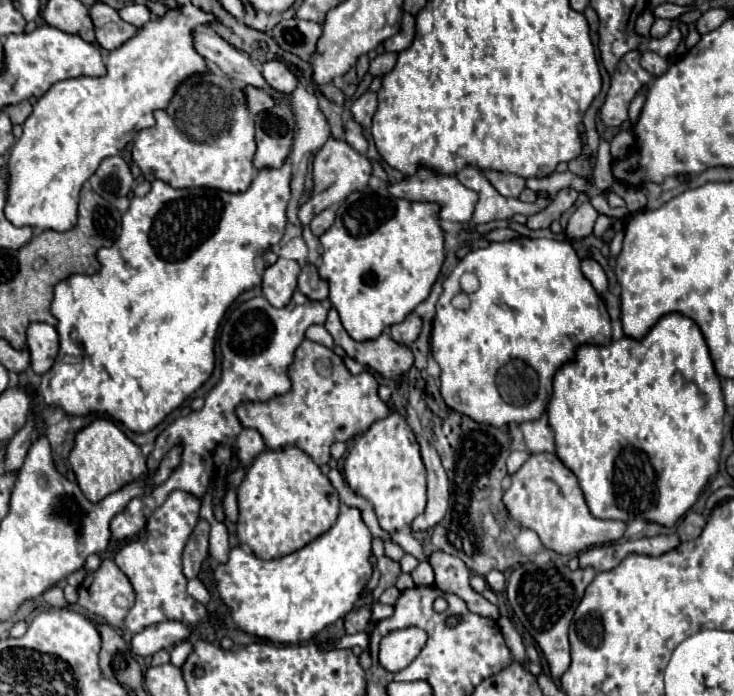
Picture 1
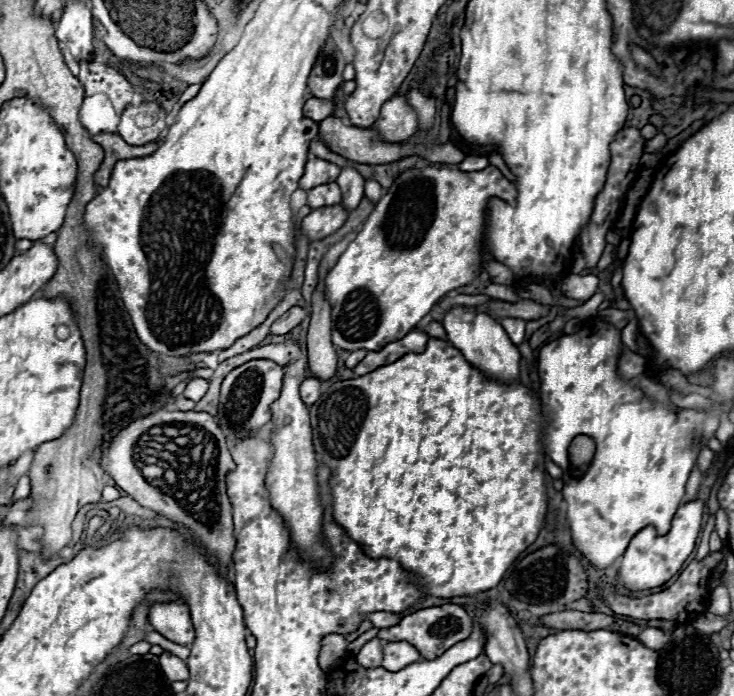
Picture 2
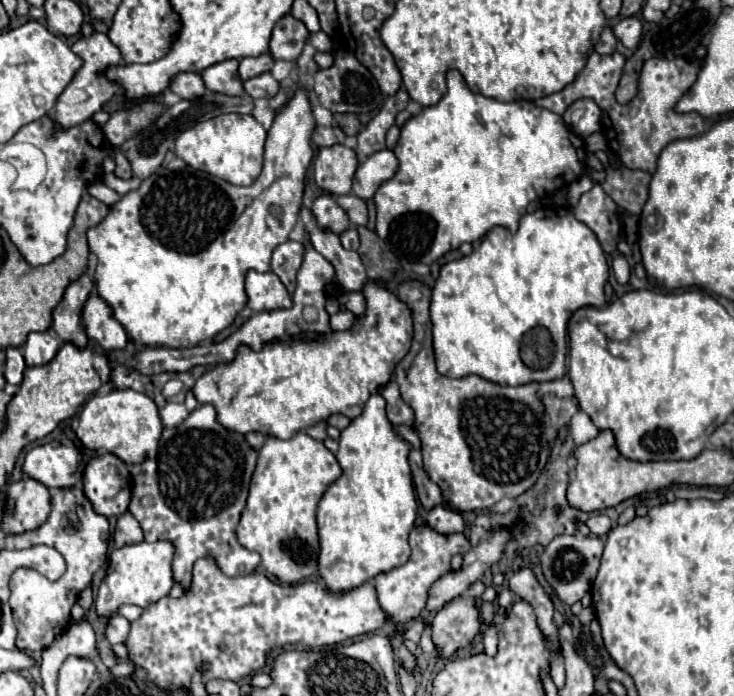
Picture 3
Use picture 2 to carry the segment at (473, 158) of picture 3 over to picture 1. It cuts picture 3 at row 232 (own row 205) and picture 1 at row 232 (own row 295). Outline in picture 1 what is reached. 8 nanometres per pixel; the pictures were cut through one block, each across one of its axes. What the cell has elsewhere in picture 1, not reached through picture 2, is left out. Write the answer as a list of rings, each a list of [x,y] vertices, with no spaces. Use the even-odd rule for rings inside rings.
[[[370,188],[366,190],[360,190],[360,192],[352,192],[342,204],[338,204],[336,208],[336,222],[332,224],[330,230],[326,230],[322,236],[320,236],[320,244],[324,248],[322,252],[322,264],[318,268],[320,276],[324,280],[328,280],[330,284],[330,302],[332,306],[338,310],[340,314],[340,320],[342,320],[342,326],[346,328],[346,332],[354,338],[354,340],[372,340],[376,336],[380,336],[388,326],[396,324],[396,322],[402,322],[420,302],[424,302],[434,286],[434,282],[438,280],[440,276],[440,270],[442,270],[442,264],[444,264],[444,230],[440,226],[440,204],[436,202],[408,202],[408,200],[400,200],[400,198],[394,198],[386,192],[374,192]]]

